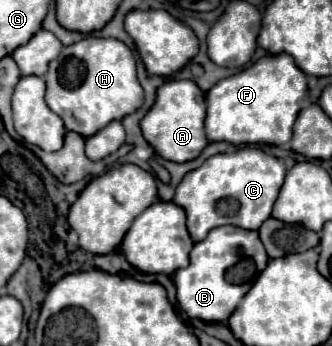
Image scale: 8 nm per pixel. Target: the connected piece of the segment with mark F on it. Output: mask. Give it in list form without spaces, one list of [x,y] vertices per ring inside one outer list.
[[[286,53],[266,55],[248,69],[218,81],[208,93],[206,137],[232,145],[284,145],[292,137],[292,125],[306,101],[306,73]]]

